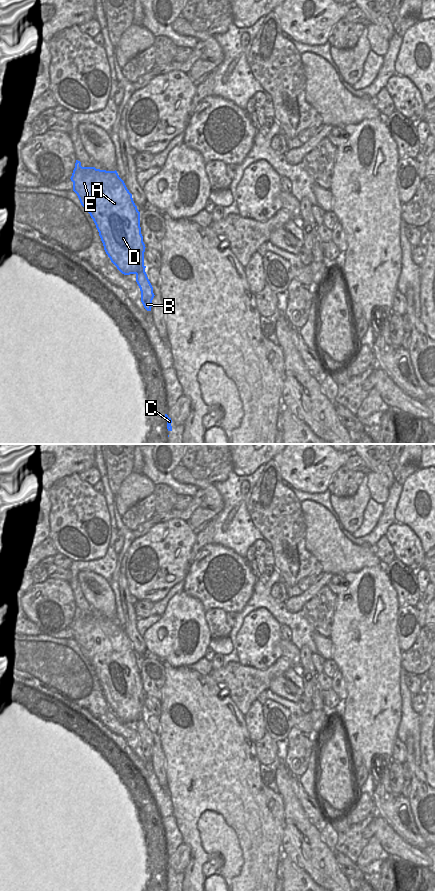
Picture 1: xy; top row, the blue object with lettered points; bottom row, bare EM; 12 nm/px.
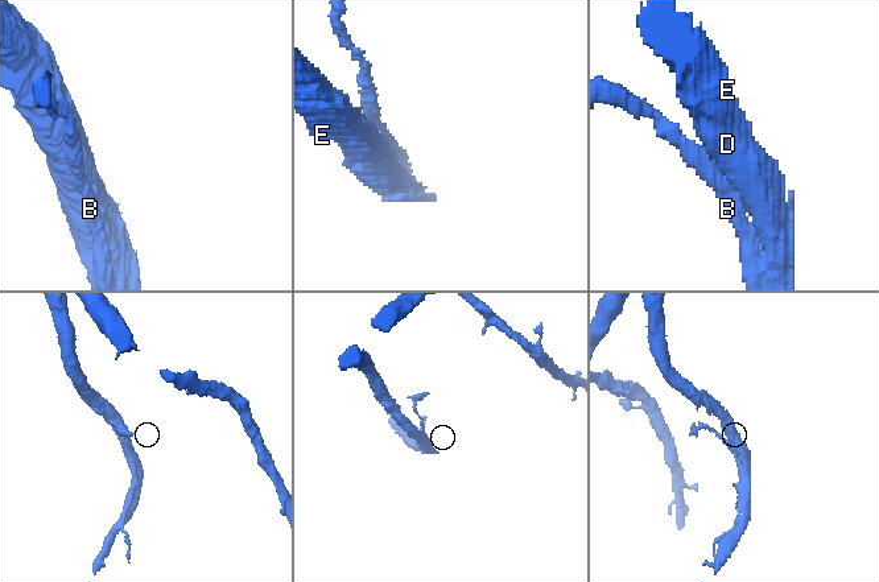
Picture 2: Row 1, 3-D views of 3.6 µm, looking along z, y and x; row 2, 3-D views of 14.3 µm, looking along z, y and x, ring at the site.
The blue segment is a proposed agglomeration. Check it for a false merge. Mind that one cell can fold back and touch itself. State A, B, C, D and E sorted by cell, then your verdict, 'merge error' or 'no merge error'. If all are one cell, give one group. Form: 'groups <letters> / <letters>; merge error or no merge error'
groups A D E / B C; merge error

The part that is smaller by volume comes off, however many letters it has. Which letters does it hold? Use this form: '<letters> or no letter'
B, C

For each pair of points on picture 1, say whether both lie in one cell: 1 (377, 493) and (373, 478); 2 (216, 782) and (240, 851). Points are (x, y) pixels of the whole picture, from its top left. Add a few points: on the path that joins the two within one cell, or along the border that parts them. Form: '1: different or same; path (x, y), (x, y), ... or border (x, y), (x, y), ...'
1: same; path (377, 489), (373, 482)
2: same; path (219, 799), (221, 805), (240, 824), (240, 834)

